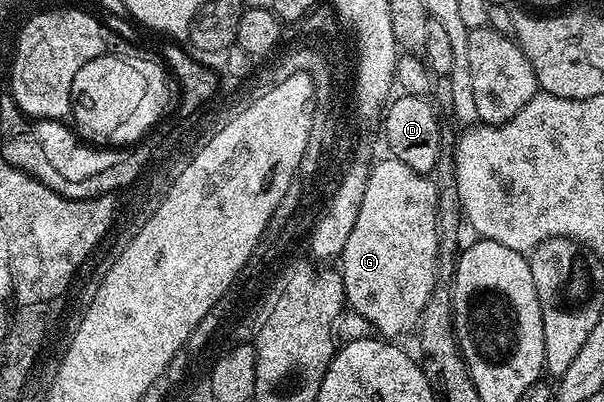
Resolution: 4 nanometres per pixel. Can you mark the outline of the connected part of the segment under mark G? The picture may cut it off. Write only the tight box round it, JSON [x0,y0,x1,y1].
[340,159,437,337]

